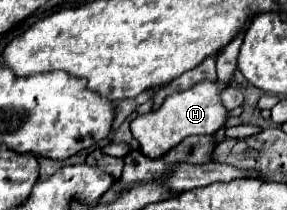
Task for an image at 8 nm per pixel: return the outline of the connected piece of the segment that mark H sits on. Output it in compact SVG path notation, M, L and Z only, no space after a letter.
M200 81L188 91L168 95L156 111L138 115L132 121L130 129L134 139L140 143L140 153L150 159L158 159L190 135L212 135L210 131L218 131L220 127L224 127L226 109L220 99L220 93L224 87L226 85L222 81Z

